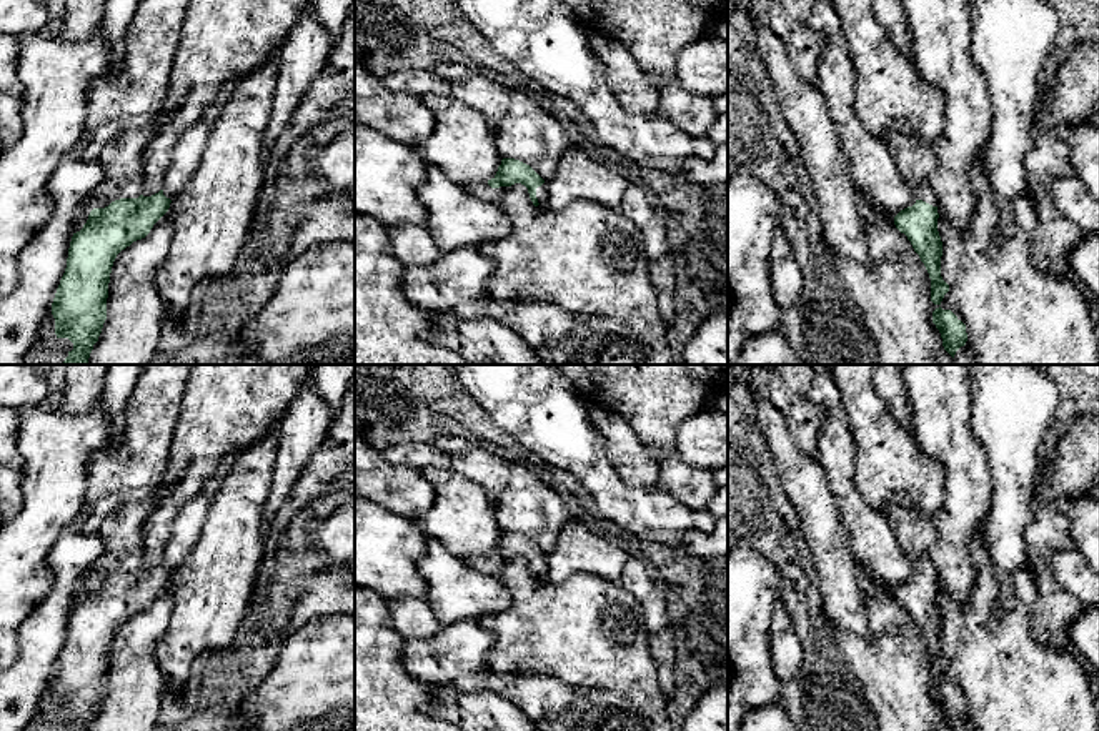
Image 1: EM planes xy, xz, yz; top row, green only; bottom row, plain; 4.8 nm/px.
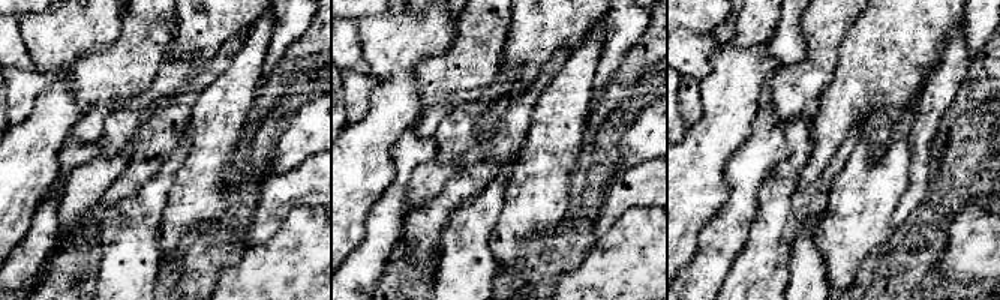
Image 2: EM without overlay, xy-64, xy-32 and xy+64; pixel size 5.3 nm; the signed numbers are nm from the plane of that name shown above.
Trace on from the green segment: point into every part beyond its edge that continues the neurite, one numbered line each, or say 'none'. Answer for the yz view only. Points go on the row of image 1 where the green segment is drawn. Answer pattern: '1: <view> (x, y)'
1: yz (915, 159)

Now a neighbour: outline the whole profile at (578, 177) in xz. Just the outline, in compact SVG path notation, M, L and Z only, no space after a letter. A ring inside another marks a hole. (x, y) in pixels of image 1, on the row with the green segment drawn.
M573 145L559 160L556 175L545 182L545 186L548 210L561 210L574 200L618 208L631 183L623 173L593 160Z

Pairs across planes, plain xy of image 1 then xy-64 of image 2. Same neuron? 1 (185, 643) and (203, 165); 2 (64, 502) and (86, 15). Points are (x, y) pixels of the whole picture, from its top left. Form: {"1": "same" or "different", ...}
{"1": "same", "2": "same"}

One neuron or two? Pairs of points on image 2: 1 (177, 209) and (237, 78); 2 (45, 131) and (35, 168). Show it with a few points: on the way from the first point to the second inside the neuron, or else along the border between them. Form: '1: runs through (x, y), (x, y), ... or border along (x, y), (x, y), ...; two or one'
1: runs through (203, 176), (212, 153), (221, 111); one
2: runs through (38, 140), (35, 143), (35, 159); one

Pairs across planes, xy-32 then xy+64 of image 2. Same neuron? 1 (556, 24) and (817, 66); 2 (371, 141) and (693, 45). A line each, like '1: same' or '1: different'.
1: different
2: different

